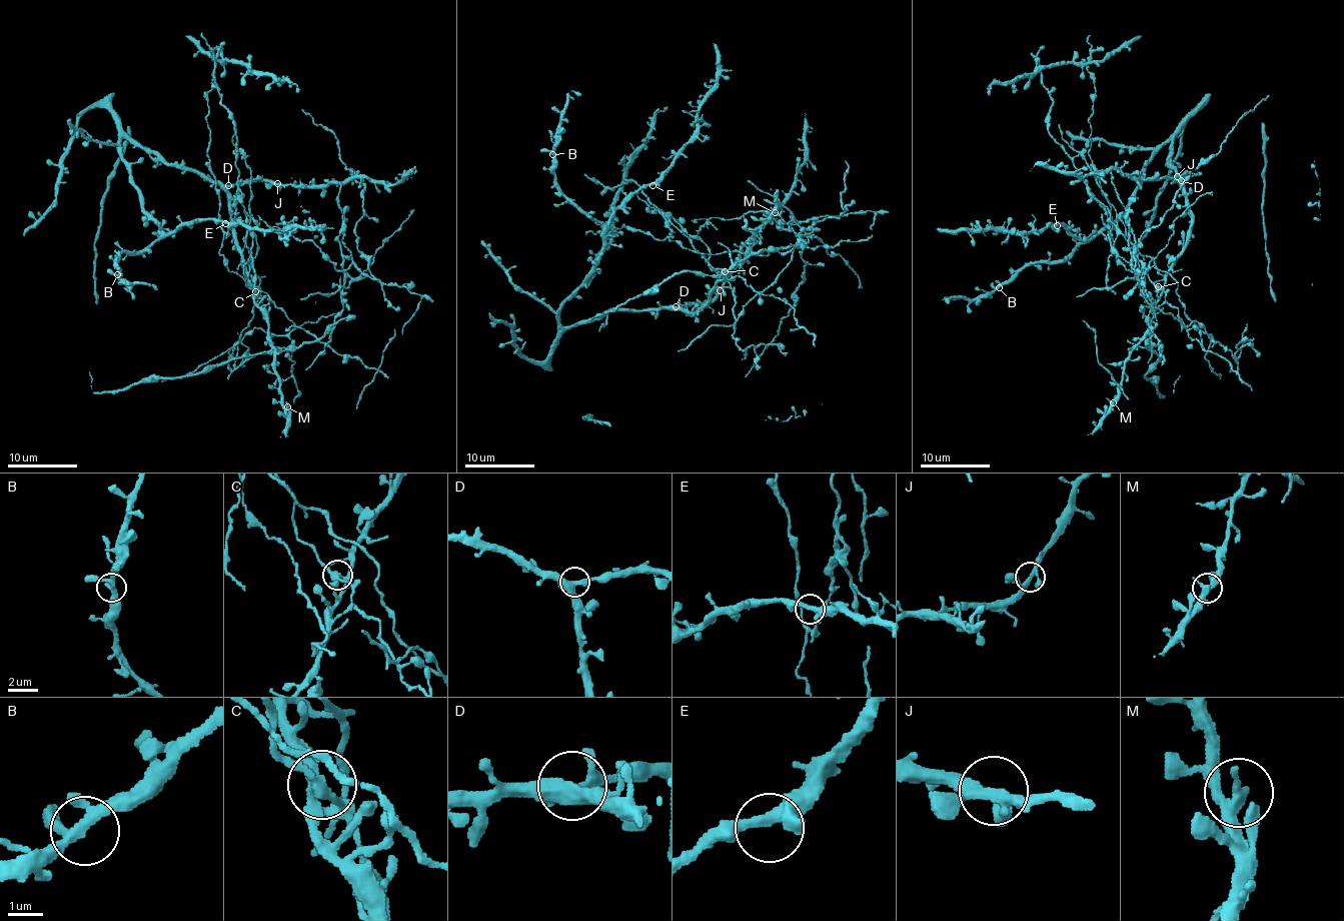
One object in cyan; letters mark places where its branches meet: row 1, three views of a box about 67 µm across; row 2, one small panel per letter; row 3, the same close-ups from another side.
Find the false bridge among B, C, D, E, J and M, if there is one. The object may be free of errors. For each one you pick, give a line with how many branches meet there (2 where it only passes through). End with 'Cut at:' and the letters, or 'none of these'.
C: Branches: 4
Cut at: C

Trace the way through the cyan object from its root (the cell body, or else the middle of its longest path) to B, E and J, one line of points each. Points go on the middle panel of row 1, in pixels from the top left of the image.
B: (672, 231), (704, 242), (719, 272), (700, 309), (606, 310), (562, 326), (604, 231), (560, 190), (552, 154)
E: (672, 231), (704, 242), (719, 272), (700, 309), (606, 310), (562, 326), (608, 218), (652, 185)
J: (672, 231), (672, 223), (704, 242), (709, 265), (719, 272), (700, 309), (677, 308), (709, 302), (720, 290)

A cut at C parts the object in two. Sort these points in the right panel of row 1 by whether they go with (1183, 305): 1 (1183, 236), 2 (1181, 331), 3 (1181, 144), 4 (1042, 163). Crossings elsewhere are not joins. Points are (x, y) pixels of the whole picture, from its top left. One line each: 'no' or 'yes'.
1: no
2: no
3: no
4: no

